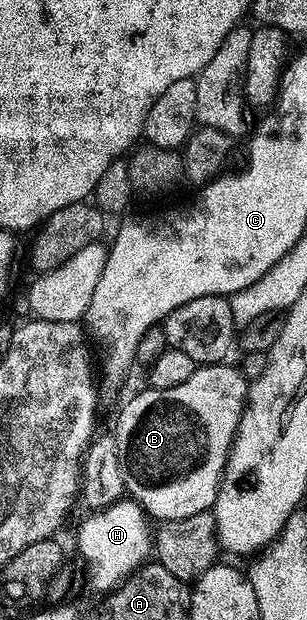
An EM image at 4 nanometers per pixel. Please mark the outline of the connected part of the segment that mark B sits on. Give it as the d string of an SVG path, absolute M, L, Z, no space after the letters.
M229 362L207 364L198 366L187 382L171 386L171 390L146 387L145 392L131 397L122 406L117 416L117 429L111 432L115 446L119 446L119 470L123 470L126 493L152 519L154 516L154 521L191 518L191 514L212 509L225 464L229 461L229 450L245 413L249 385L240 367L233 365L232 368Z

